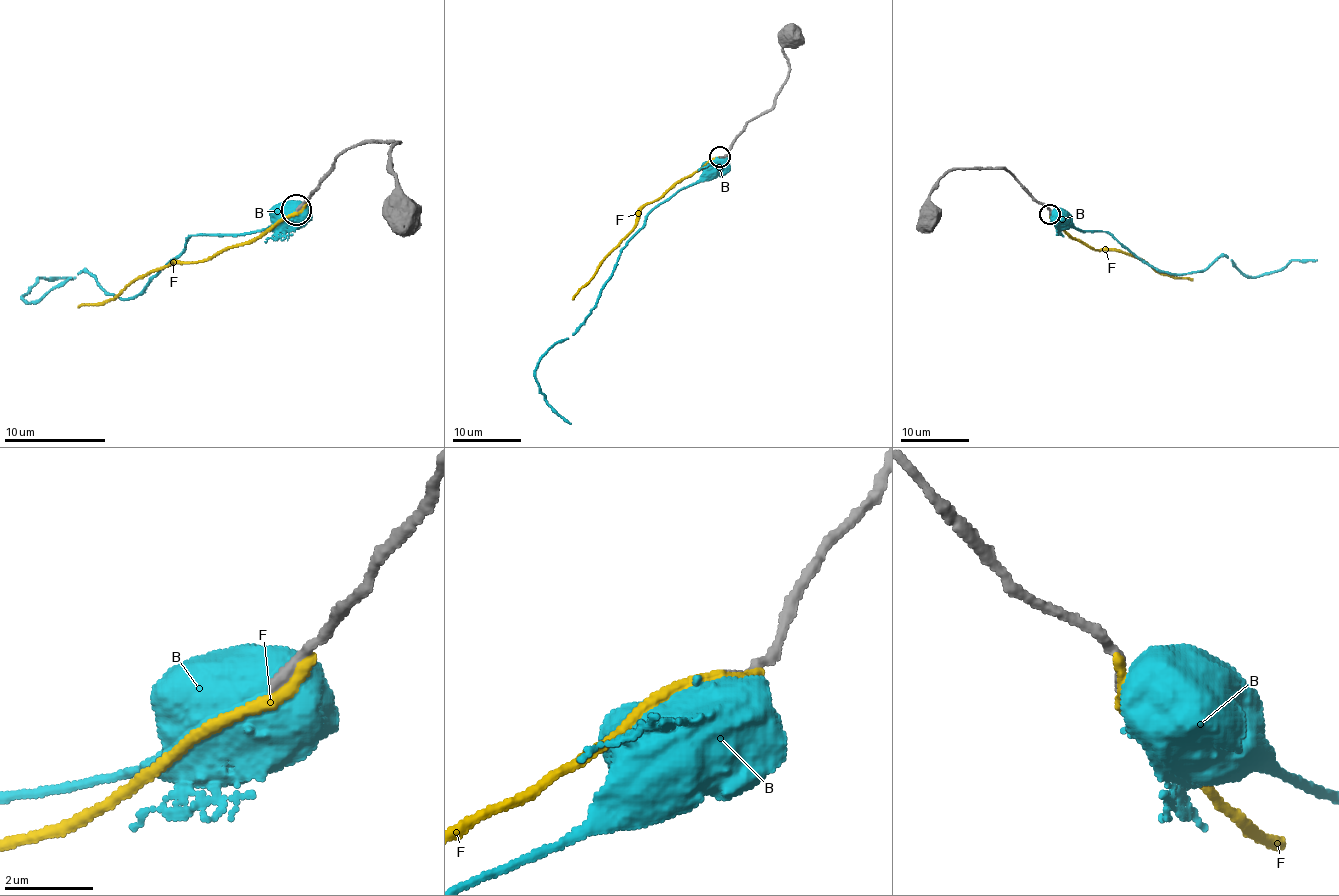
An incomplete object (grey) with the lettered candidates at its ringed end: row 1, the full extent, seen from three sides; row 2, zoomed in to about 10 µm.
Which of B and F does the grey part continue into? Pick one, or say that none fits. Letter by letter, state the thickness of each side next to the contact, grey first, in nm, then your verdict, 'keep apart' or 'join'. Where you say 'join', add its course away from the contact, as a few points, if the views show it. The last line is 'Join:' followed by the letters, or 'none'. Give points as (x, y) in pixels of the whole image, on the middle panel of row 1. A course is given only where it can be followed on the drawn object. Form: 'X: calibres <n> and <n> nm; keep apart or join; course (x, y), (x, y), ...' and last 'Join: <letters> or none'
B: calibres 240 and 900 nm; keep apart
F: calibres 280 and 280 nm; keep apart
Join: none

